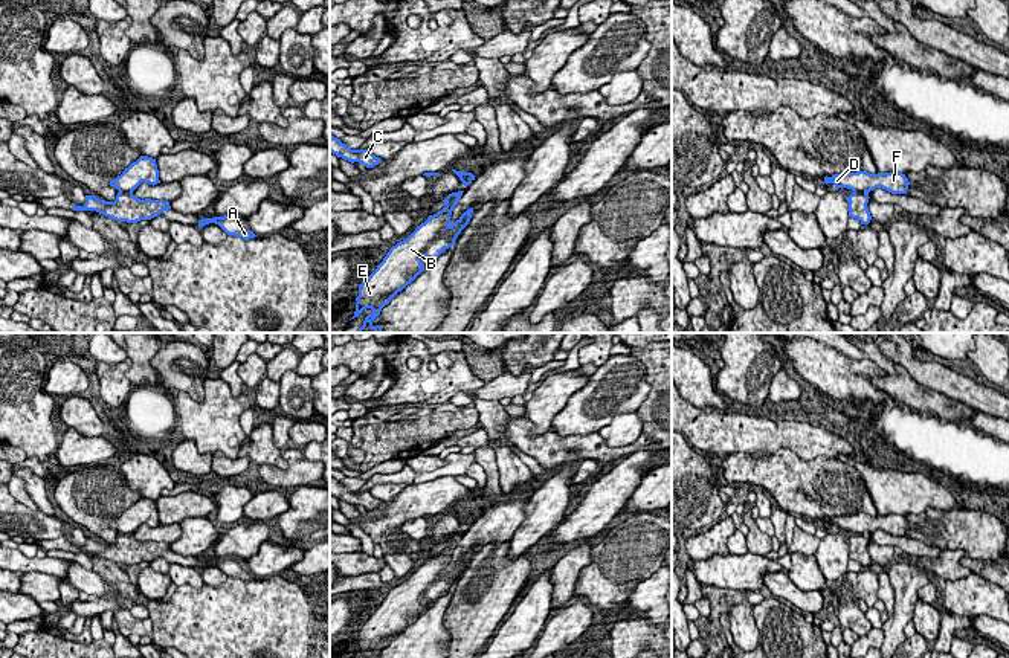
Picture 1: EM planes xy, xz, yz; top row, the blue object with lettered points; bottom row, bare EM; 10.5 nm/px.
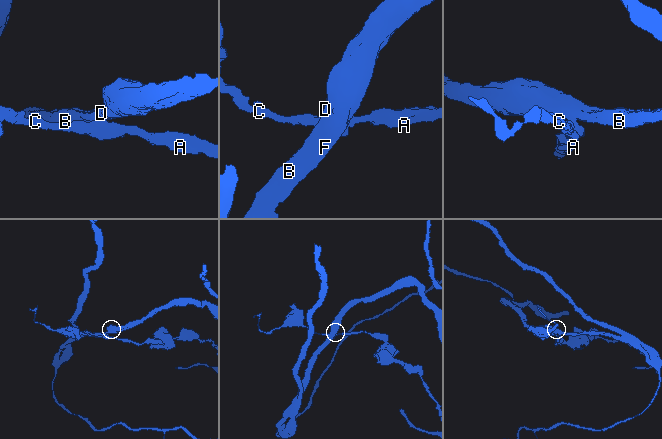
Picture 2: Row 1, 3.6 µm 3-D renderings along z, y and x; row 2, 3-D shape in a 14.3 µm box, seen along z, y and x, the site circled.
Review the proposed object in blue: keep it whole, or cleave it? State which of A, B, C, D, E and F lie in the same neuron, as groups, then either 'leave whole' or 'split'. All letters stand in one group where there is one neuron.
A C / B D E F; split

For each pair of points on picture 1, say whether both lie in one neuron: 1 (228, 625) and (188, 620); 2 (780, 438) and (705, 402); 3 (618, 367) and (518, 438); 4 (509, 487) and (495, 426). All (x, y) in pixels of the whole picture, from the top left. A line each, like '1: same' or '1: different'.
1: same
2: different
3: different
4: same

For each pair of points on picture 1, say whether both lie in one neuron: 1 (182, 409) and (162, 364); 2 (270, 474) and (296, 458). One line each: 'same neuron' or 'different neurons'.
1: different neurons
2: same neuron

